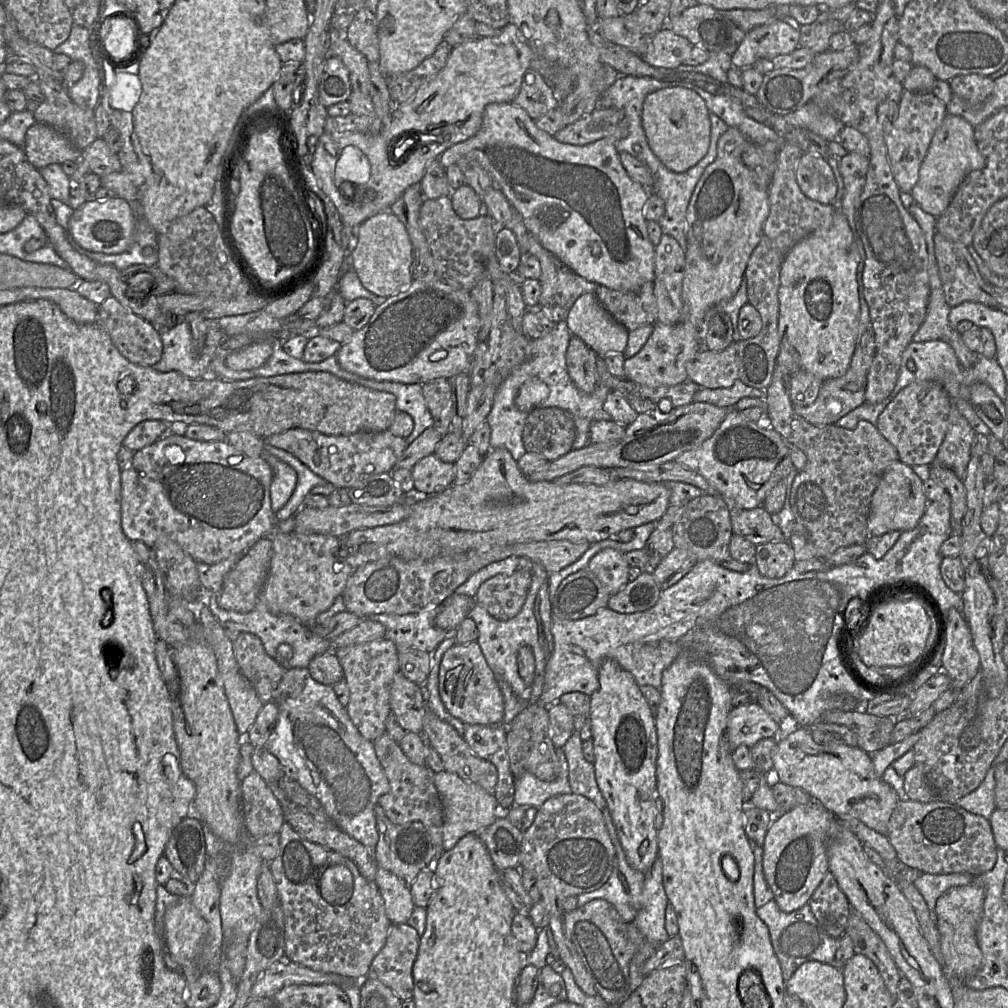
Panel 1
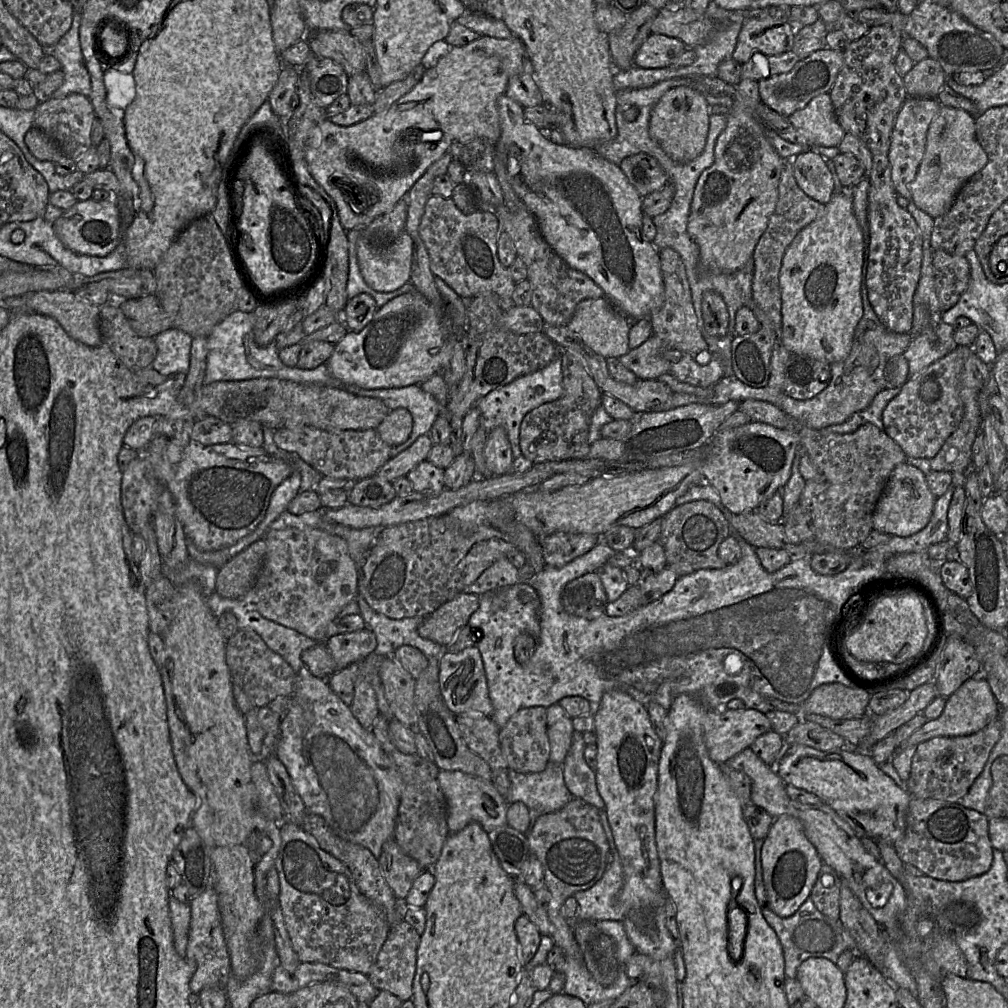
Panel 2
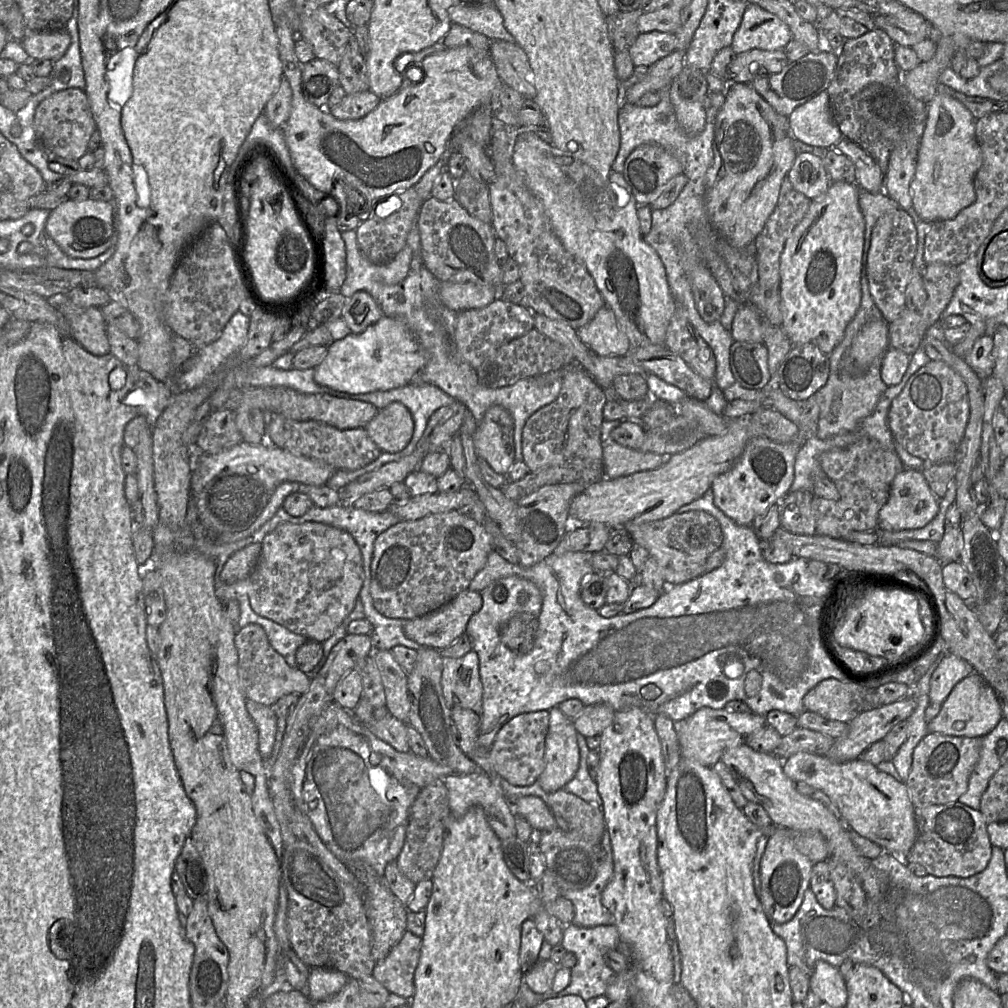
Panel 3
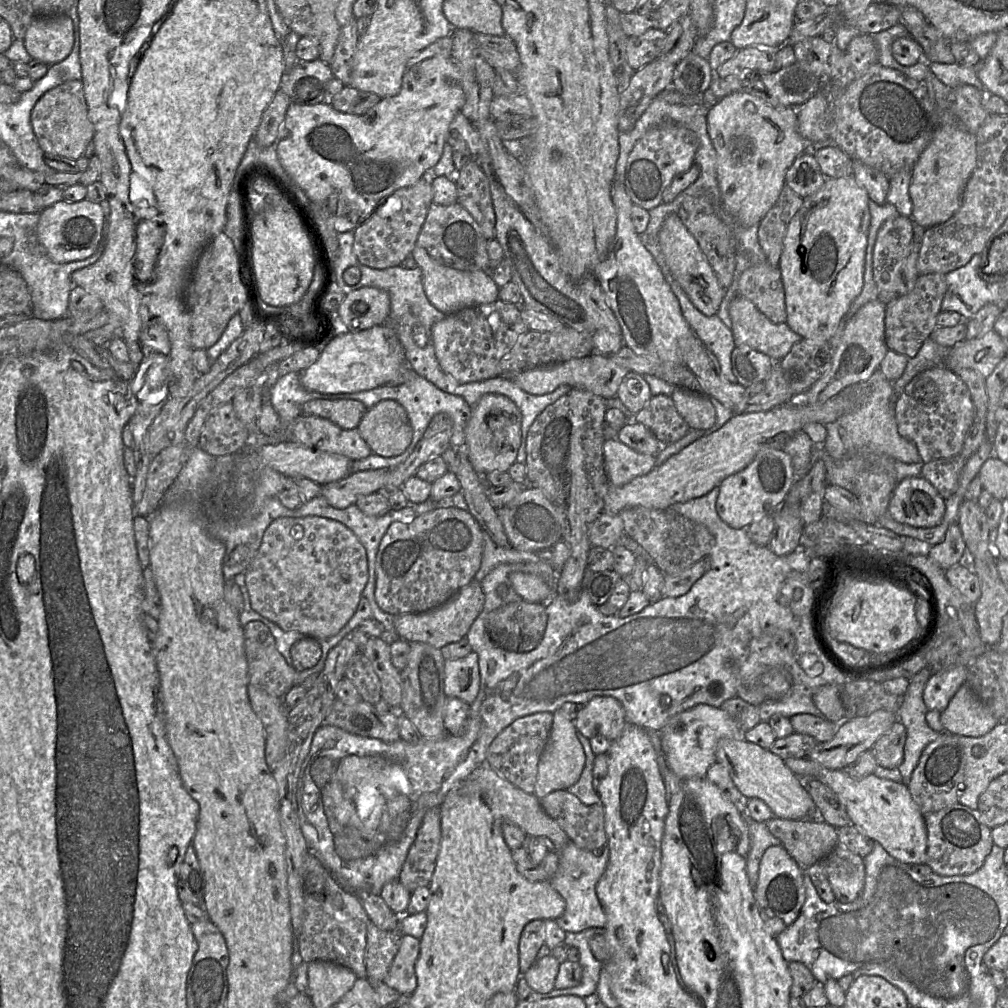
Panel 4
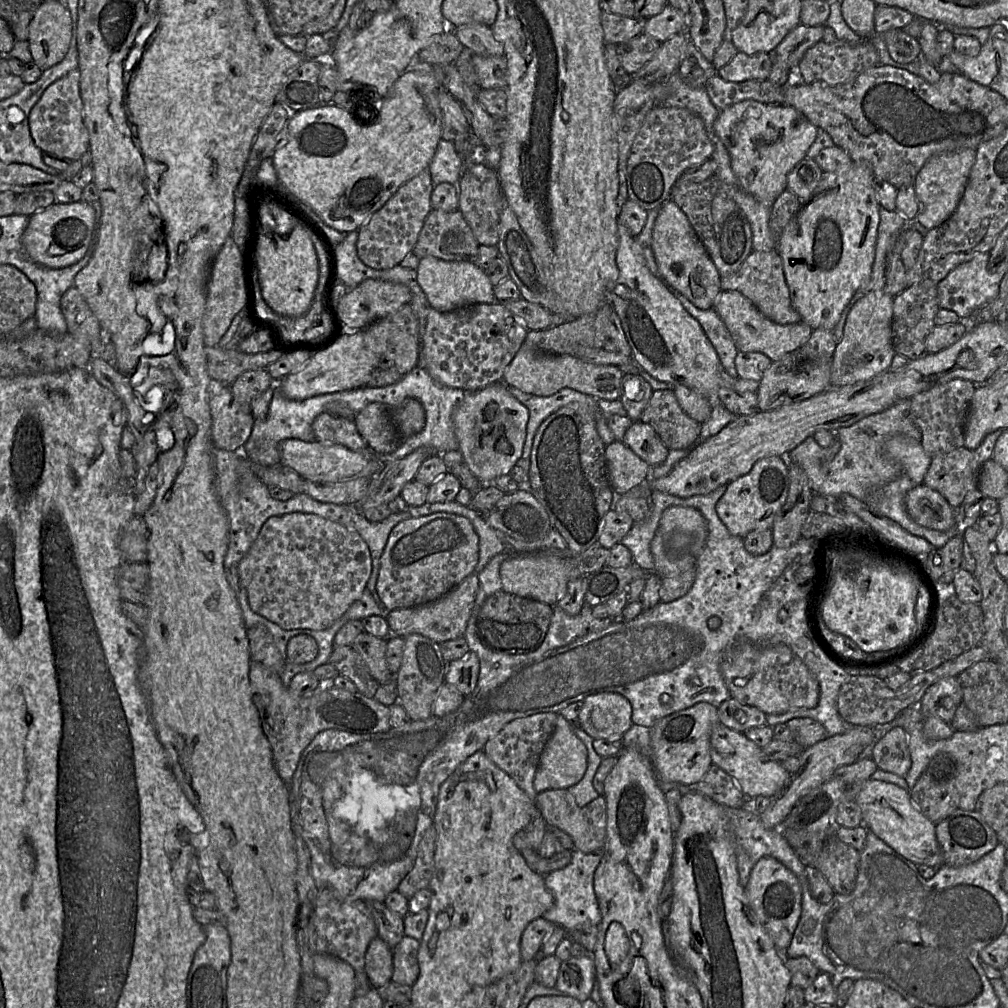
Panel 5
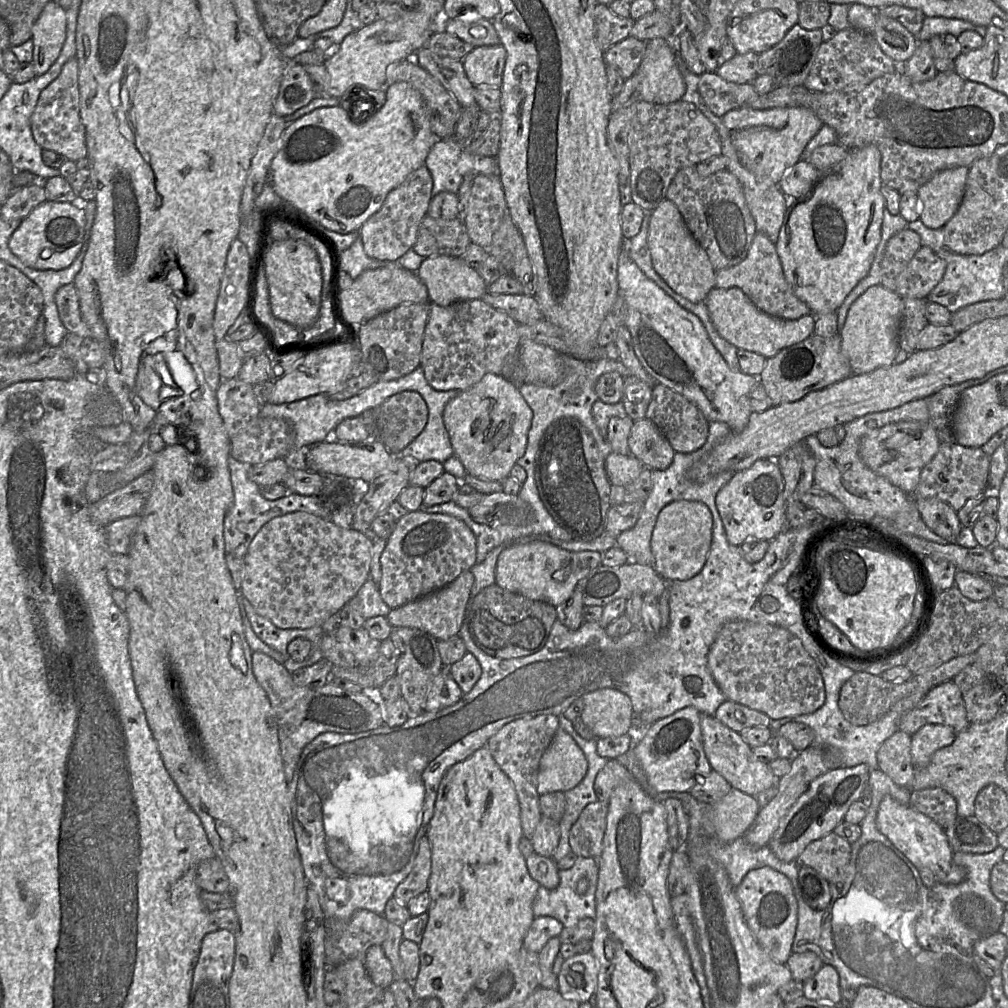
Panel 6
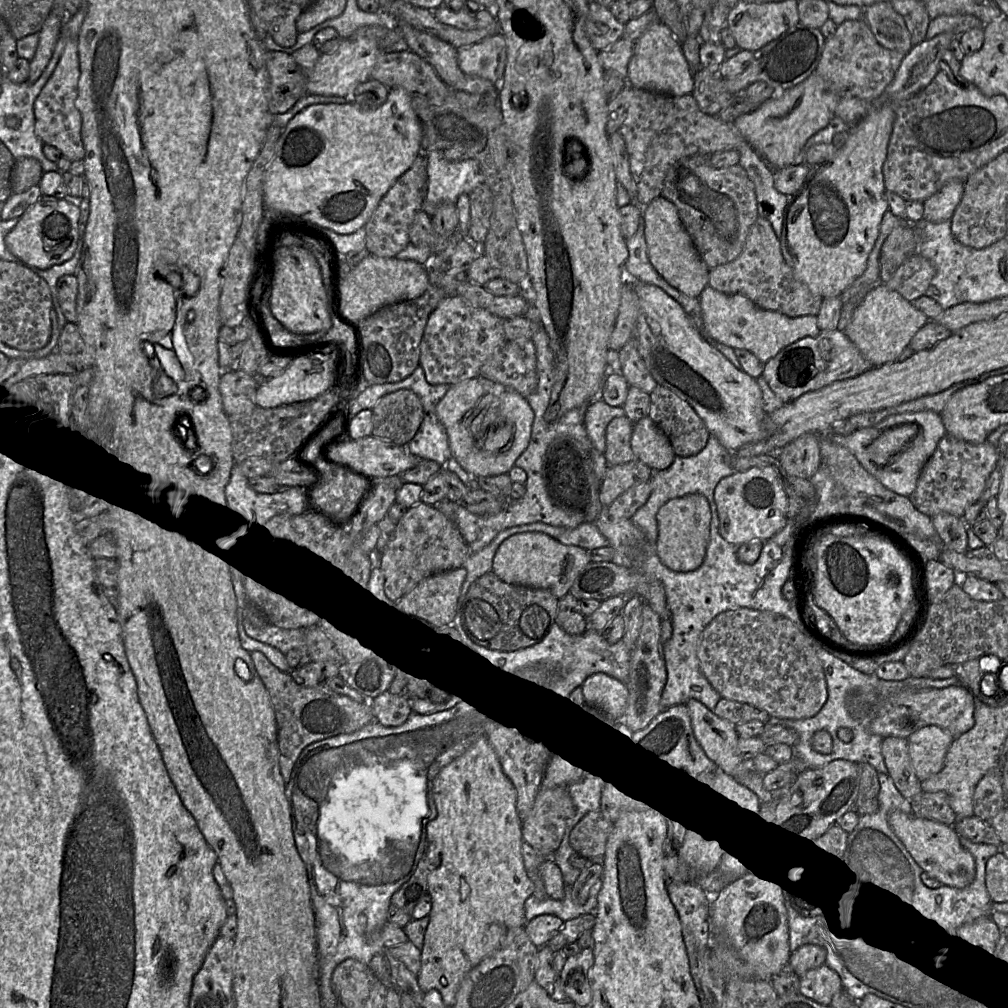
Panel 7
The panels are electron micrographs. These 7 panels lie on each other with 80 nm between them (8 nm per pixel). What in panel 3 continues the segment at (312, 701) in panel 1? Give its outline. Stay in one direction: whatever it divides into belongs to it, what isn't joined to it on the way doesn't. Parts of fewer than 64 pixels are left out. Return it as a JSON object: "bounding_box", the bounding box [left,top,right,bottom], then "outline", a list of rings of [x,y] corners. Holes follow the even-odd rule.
{"bounding_box":[290,701,453,875],"outline":[[[333,701],[324,712],[316,718],[312,725],[309,738],[291,769],[290,790],[296,807],[309,818],[321,840],[336,858],[342,862],[354,860],[364,861],[371,866],[377,874],[383,875],[387,864],[396,861],[401,853],[406,837],[409,810],[420,790],[433,781],[444,779],[446,776],[453,773],[450,767],[441,765],[430,757],[420,757],[411,751],[399,752],[395,750],[391,745],[375,736],[365,724],[356,720],[352,712],[349,712]]]}

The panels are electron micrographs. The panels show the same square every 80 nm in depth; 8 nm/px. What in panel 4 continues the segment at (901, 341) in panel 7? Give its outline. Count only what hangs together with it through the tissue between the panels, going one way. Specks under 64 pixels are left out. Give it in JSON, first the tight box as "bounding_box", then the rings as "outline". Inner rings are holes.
{"bounding_box":[799,299,888,405],"outline":[[[879,299],[863,305],[844,328],[841,342],[835,349],[828,370],[801,397],[799,402],[819,405],[850,385],[868,380],[880,368],[888,347],[885,342],[886,305]]]}

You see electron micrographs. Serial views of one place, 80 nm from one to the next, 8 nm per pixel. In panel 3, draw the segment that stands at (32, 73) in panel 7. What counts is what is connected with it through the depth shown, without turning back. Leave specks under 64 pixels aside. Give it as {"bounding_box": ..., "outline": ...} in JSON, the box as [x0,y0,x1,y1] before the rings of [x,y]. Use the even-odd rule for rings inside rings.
{"bounding_box":[21,29,71,61],"outline":[[[65,29],[32,31],[27,30],[21,44],[30,59],[57,61],[68,50],[71,37]]]}

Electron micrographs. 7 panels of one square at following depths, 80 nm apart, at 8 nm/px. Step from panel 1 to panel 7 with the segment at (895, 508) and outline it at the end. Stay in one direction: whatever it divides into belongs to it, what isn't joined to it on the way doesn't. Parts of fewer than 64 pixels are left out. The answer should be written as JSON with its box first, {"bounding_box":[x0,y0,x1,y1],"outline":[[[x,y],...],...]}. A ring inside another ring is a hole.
{"bounding_box":[931,513,968,553],"outline":[[[940,513],[931,518],[945,549],[962,553],[968,550],[967,525],[962,518]]]}

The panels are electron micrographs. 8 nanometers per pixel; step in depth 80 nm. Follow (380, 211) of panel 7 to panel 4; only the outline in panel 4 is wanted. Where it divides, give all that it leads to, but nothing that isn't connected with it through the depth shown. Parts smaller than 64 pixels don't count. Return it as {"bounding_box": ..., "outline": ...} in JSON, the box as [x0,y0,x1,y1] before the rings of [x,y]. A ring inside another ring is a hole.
{"bounding_box":[353,173,433,269],"outline":[[[426,173],[416,183],[397,189],[354,230],[353,251],[362,264],[385,269],[399,266],[414,247],[428,209],[432,203],[433,191],[430,173]]]}

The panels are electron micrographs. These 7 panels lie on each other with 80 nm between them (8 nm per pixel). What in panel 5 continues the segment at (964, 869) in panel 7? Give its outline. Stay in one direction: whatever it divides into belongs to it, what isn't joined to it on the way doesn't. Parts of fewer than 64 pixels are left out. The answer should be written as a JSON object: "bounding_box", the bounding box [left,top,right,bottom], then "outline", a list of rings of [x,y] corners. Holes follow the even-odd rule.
{"bounding_box":[854,779,944,869],"outline":[[[869,779],[854,801],[861,809],[862,824],[898,854],[916,865],[935,869],[944,865],[943,854],[936,839],[936,824],[915,806],[907,790],[895,784]]]}

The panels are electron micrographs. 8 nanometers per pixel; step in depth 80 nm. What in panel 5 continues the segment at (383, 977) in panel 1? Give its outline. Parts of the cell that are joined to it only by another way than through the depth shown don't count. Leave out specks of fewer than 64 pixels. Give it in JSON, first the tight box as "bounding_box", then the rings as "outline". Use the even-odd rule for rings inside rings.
{"bounding_box":[391,936,420,987],"outline":[[[404,936],[393,950],[393,973],[391,981],[412,987],[419,975],[418,950],[420,942]]]}

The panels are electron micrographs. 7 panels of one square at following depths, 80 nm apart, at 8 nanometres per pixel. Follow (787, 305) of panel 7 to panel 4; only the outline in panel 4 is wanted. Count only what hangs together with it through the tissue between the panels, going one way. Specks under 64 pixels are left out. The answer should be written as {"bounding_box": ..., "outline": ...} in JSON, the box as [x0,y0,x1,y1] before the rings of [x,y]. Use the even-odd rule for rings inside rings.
{"bounding_box":[737,261,786,323],"outline":[[[766,261],[746,269],[738,279],[737,291],[771,322],[786,323],[785,292],[779,266]]]}

